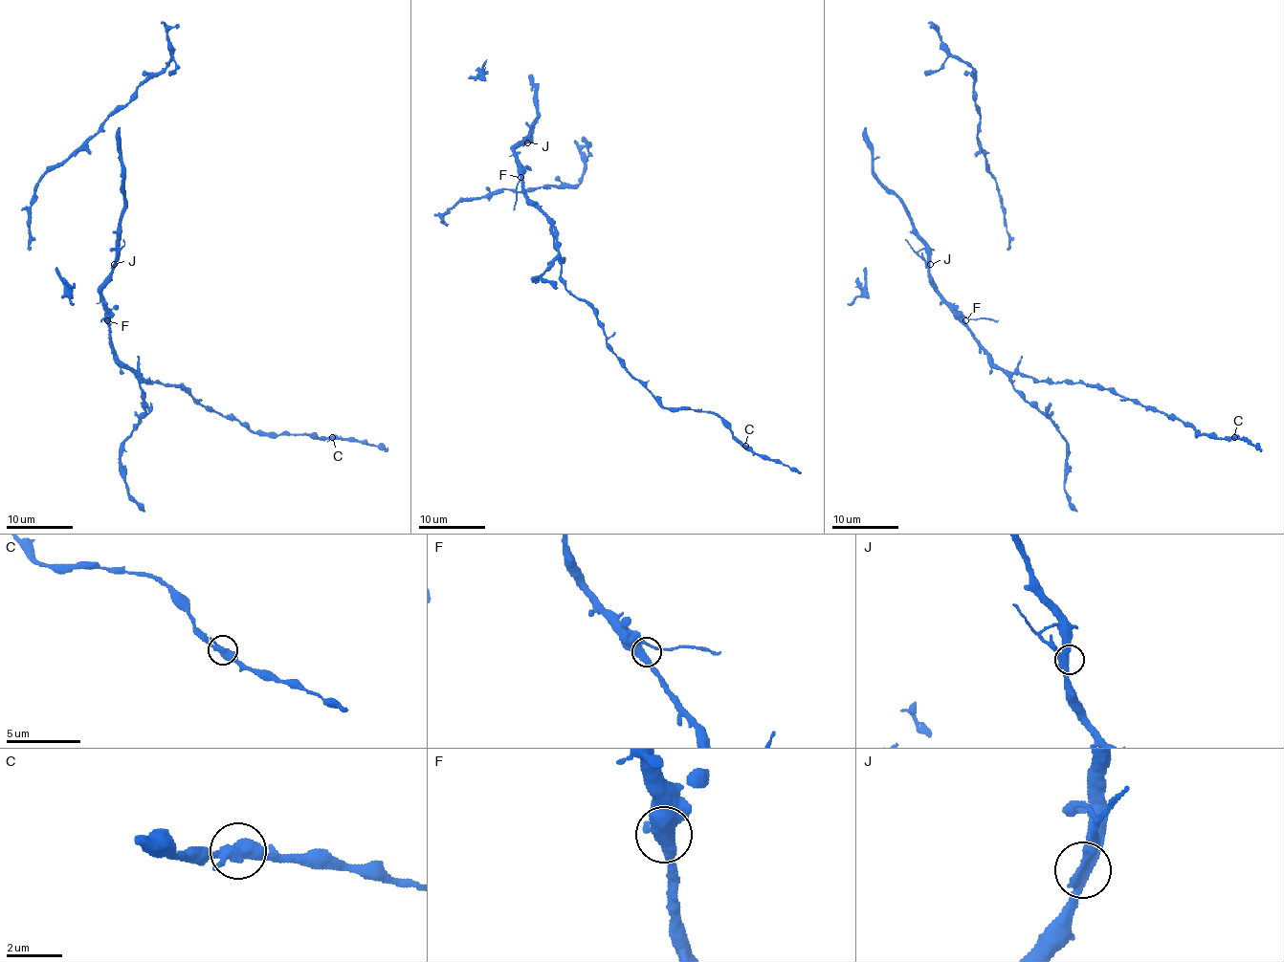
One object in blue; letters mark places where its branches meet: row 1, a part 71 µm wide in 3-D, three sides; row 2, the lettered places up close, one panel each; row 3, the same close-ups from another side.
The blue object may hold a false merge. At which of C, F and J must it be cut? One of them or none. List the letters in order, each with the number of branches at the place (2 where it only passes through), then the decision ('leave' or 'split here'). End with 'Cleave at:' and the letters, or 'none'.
C: 3 | leave
F: 3 | leave
J: 3 | leave
Cleave at: none

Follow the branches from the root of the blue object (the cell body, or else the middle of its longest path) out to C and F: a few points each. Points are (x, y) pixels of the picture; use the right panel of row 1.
C: (927, 264), (937, 292), (1007, 374), (1112, 388), (1178, 417), (1198, 433), (1234, 437)
F: (927, 264), (930, 282), (937, 292), (965, 320)

